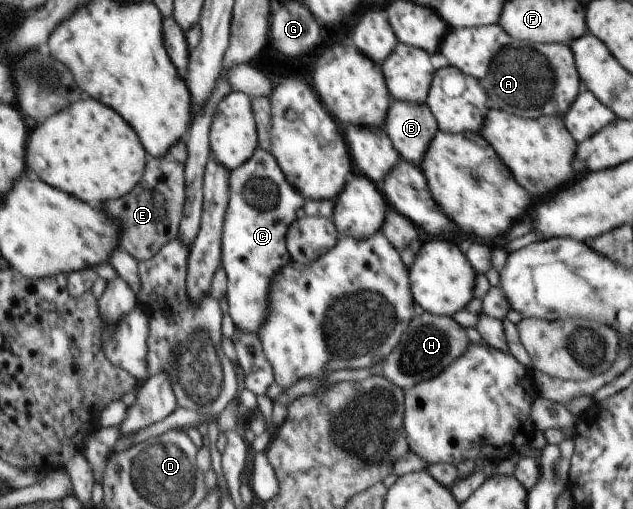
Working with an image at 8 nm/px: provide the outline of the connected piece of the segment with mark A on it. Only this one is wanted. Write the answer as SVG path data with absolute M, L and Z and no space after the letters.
M523 40L503 47L491 61L487 77L480 82L487 91L490 109L529 119L565 115L583 86L569 44L537 44Z

